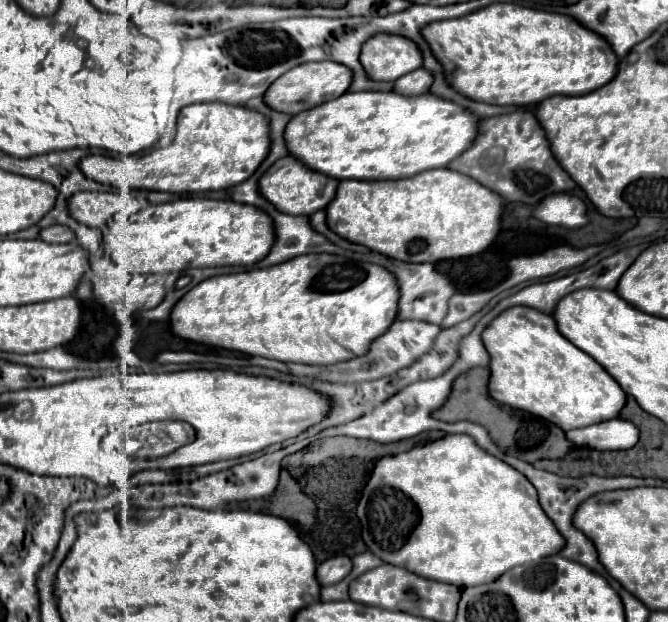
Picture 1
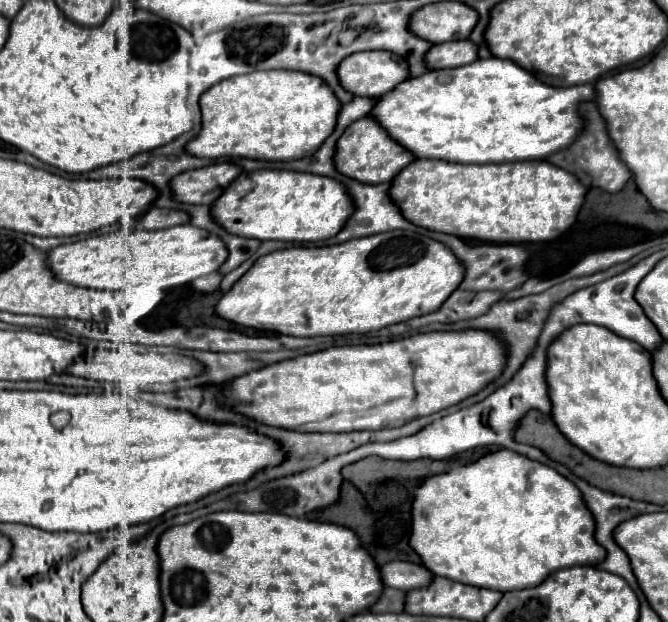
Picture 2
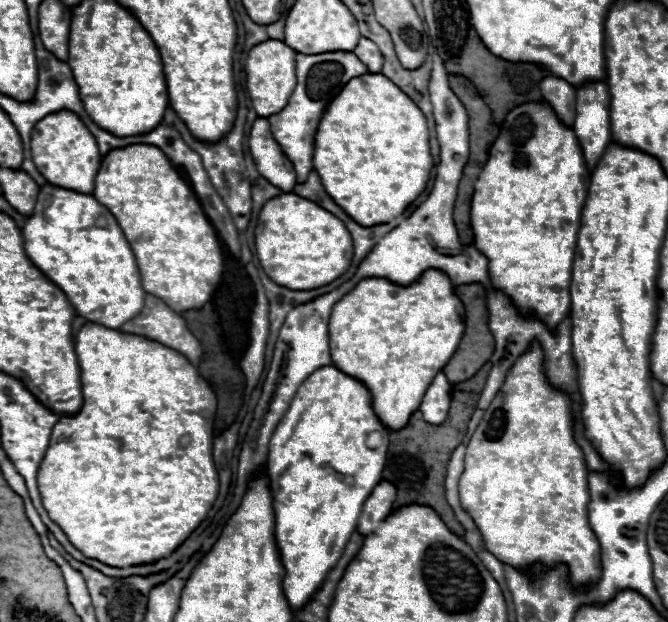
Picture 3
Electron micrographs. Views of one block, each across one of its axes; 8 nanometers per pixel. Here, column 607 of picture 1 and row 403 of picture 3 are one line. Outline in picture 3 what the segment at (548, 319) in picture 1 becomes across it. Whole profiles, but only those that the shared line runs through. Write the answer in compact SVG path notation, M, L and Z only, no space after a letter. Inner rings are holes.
M426 270L412 286L398 286L384 278L366 278L334 304L330 314L330 356L340 372L364 382L372 394L372 410L384 428L404 428L410 416L420 408L422 396L434 376L448 364L464 334L464 304L454 294L448 276L440 270Z

